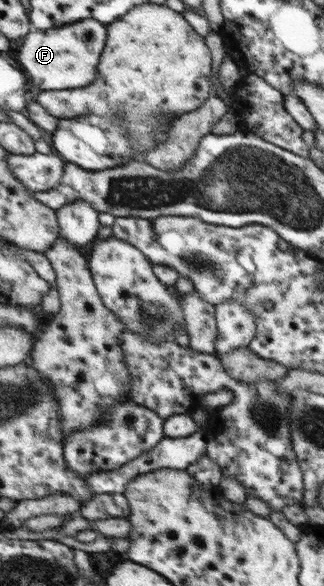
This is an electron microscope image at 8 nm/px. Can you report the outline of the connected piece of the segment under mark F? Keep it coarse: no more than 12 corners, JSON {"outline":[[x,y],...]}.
{"outline":[[108,26],[34,29],[18,52],[43,91],[92,85]]}

